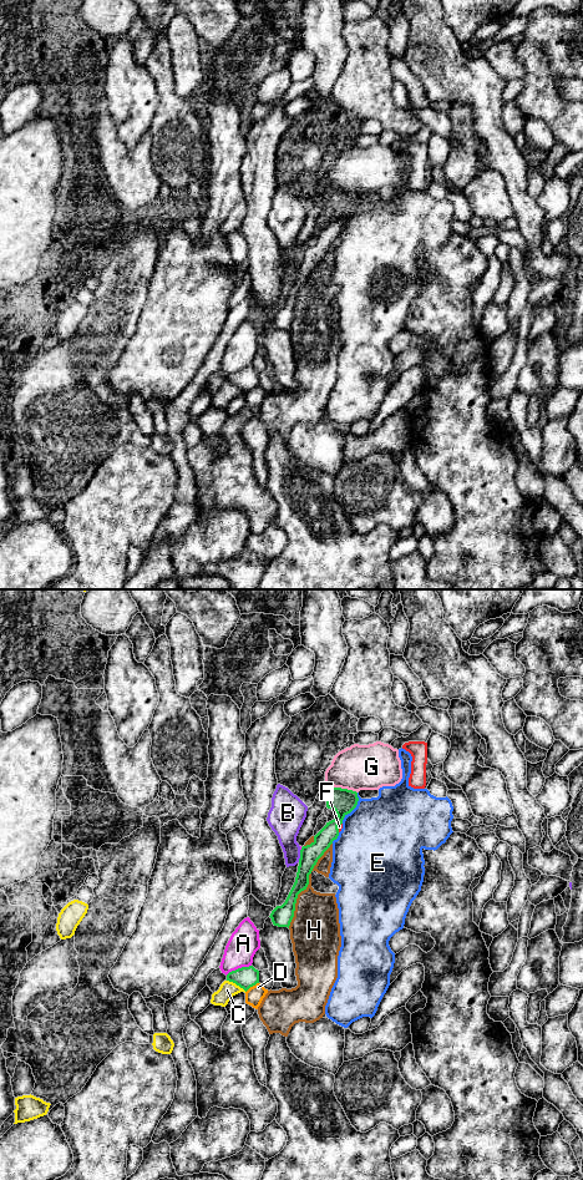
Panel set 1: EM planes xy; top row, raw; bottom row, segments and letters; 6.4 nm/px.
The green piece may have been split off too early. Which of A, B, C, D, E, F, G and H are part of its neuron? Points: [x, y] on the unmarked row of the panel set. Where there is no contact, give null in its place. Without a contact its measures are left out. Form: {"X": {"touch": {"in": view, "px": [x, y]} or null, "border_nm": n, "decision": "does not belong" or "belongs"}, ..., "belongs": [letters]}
{"A": {"touch": {"in": "xy", "px": [238, 370]}, "border_nm": 180, "decision": "does not belong"}, "B": {"touch": {"in": "xy", "px": [300, 258]}, "border_nm": 80, "decision": "does not belong"}, "C": {"touch": {"in": "xy", "px": [237, 386]}, "border_nm": 150, "decision": "does not belong"}, "D": {"touch": {"in": "xy", "px": [252, 388]}, "border_nm": 110, "decision": "does not belong"}, "E": {"touch": {"in": "xy", "px": [354, 209]}, "border_nm": 220, "decision": "does not belong"}, "F": {"touch": {"in": "xy", "px": [336, 229]}, "border_nm": 70, "decision": "belongs"}, "G": {"touch": {"in": "xy", "px": [340, 190]}, "border_nm": 220, "decision": "does not belong"}, "H": {"touch": {"in": "xy", "px": [308, 285]}, "border_nm": 600, "decision": "does not belong"}, "belongs": ["F"]}

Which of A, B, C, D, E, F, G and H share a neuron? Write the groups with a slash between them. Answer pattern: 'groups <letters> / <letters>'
groups A / B / C / D / E / F / G / H

